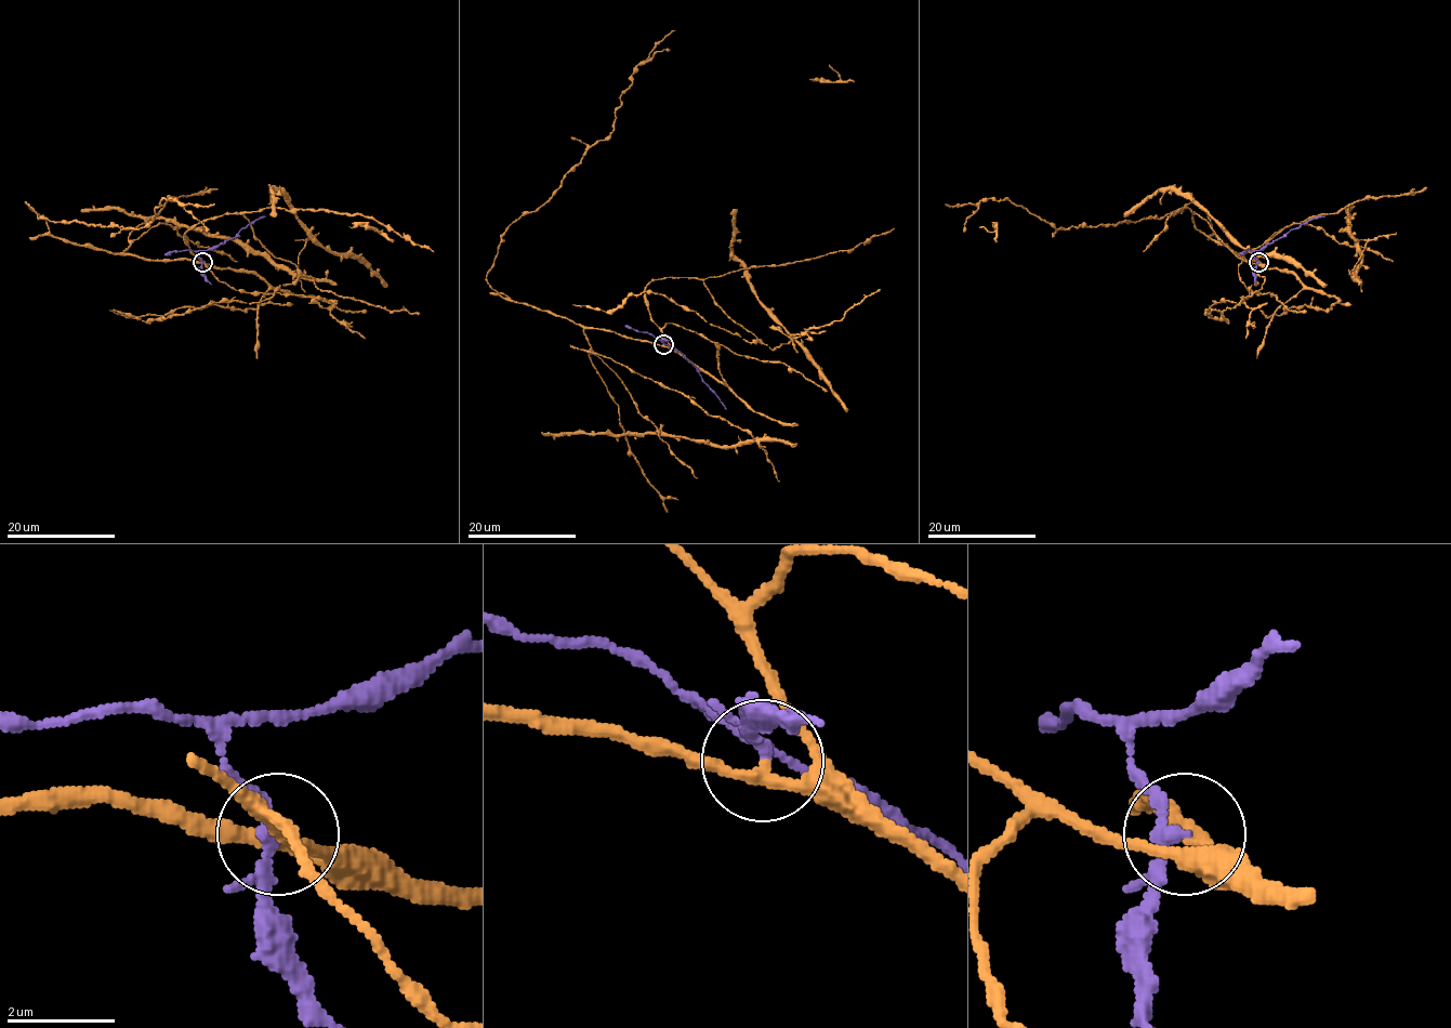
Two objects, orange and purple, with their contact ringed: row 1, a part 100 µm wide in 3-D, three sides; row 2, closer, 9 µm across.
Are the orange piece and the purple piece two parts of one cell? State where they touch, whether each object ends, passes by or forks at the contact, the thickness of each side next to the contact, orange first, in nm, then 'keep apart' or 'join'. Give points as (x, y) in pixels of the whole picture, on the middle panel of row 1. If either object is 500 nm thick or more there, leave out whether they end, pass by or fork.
at (663, 344); orange passes by; purple passes by; 240 nm thick on the orange side, 190 nm on the other; keep apart

